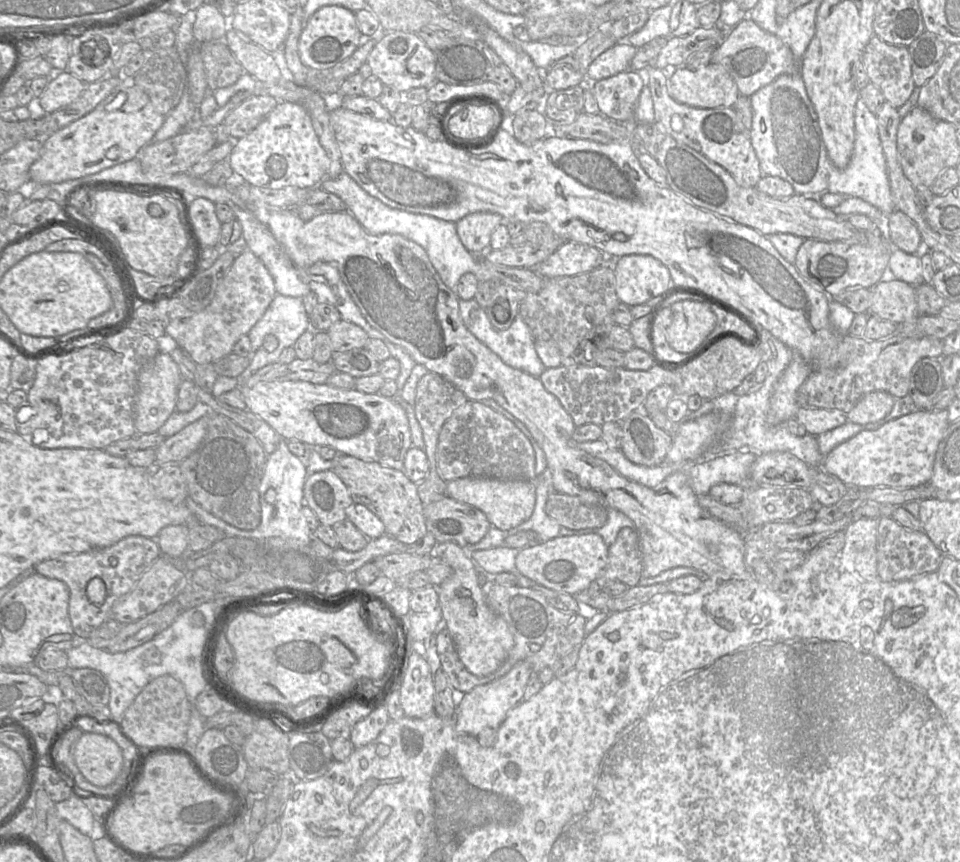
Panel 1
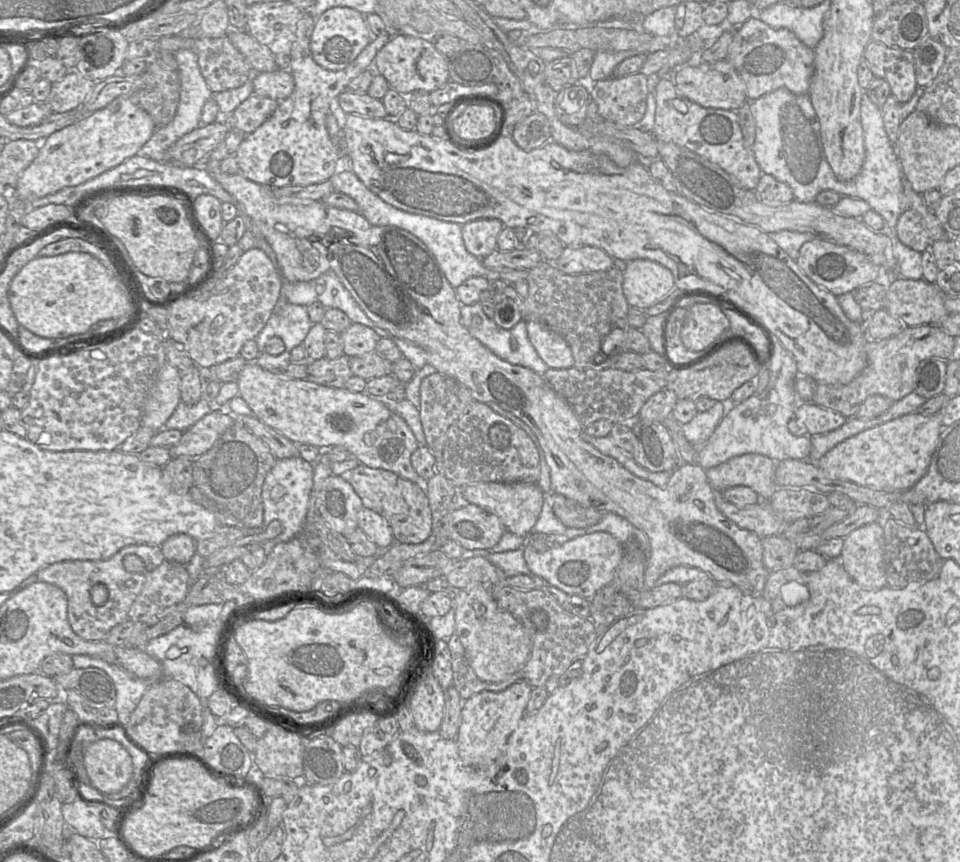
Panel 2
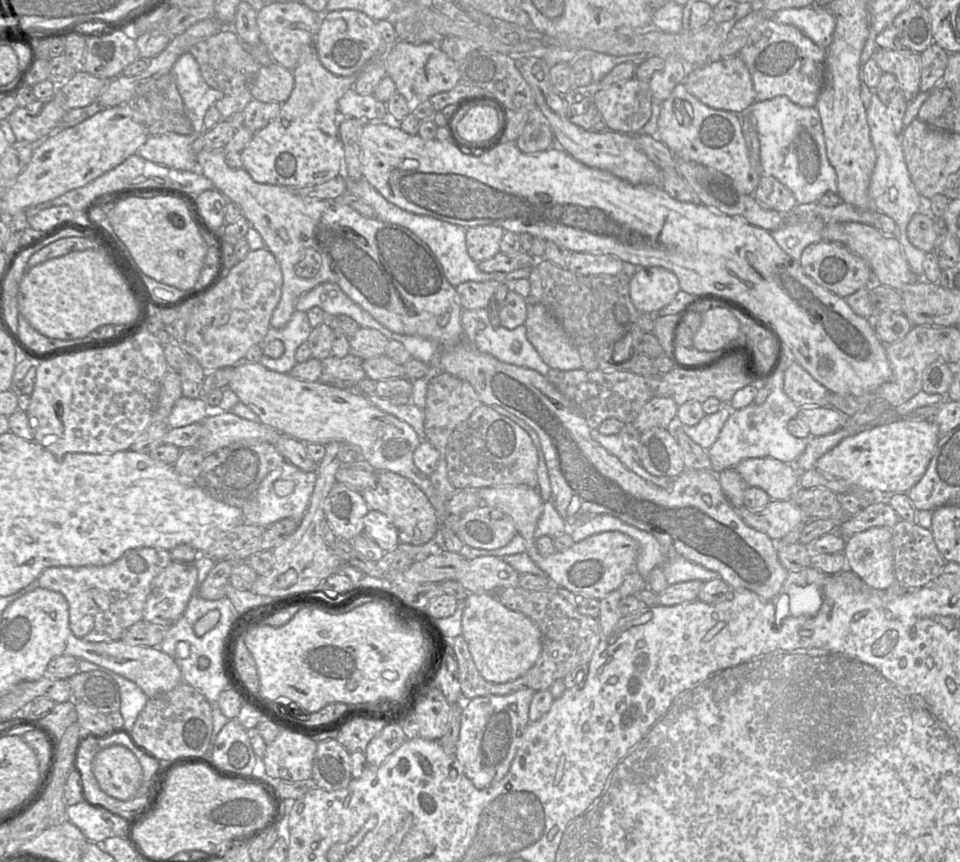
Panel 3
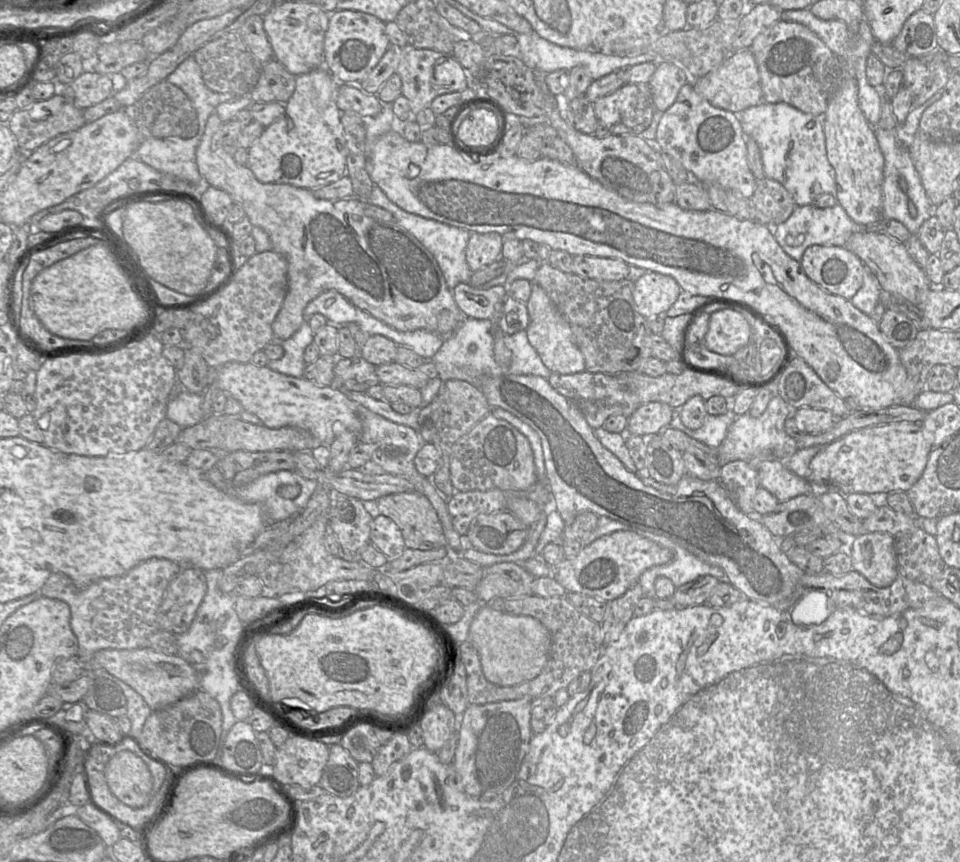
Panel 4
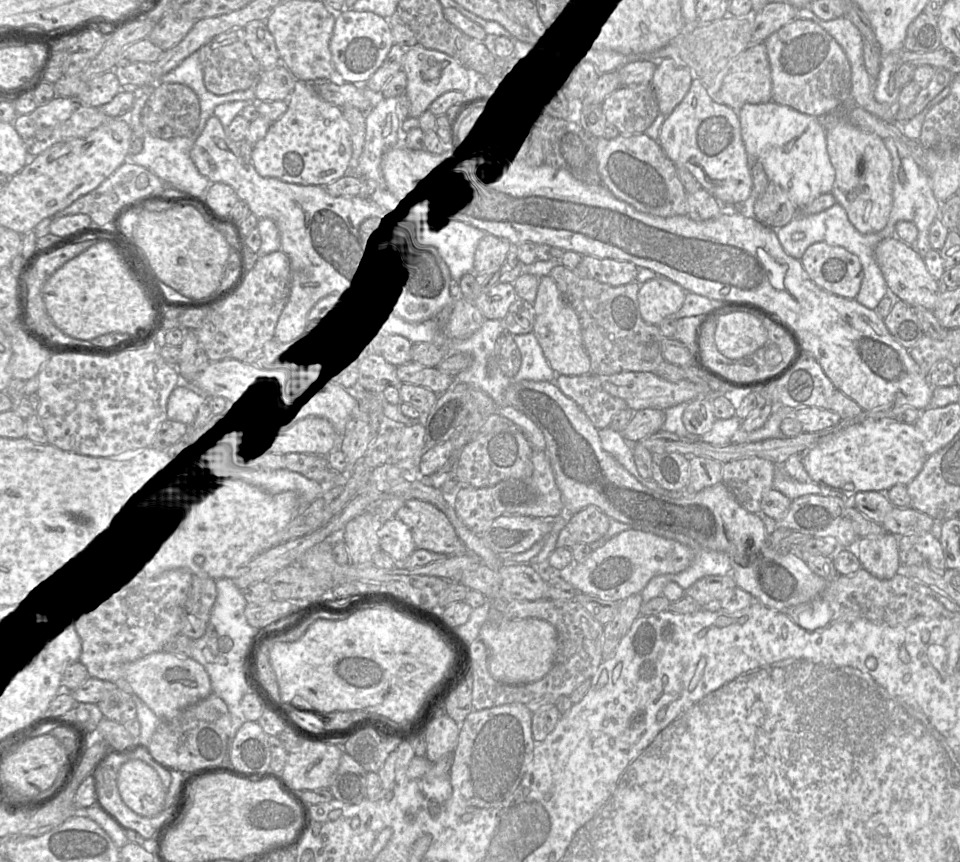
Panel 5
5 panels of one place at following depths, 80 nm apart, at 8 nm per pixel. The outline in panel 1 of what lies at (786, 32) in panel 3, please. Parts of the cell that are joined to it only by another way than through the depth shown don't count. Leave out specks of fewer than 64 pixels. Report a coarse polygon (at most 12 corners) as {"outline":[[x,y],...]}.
{"outline":[[748,17],[714,49],[740,95],[800,72],[789,47]]}

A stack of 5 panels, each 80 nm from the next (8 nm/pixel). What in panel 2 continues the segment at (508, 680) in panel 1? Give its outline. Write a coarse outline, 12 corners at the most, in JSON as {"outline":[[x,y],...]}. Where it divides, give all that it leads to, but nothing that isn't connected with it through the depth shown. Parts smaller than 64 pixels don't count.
{"outline":[[518,681],[463,701],[455,738],[463,762],[497,766],[526,715]]}

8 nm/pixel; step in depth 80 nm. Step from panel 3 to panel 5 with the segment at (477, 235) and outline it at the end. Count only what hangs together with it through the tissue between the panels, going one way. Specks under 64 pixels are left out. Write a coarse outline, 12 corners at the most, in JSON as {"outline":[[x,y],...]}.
{"outline":[[485,235],[477,245],[471,273],[497,273],[511,243]]}

